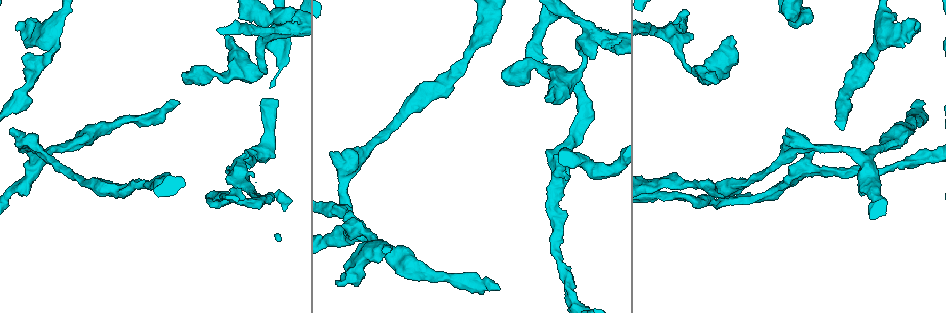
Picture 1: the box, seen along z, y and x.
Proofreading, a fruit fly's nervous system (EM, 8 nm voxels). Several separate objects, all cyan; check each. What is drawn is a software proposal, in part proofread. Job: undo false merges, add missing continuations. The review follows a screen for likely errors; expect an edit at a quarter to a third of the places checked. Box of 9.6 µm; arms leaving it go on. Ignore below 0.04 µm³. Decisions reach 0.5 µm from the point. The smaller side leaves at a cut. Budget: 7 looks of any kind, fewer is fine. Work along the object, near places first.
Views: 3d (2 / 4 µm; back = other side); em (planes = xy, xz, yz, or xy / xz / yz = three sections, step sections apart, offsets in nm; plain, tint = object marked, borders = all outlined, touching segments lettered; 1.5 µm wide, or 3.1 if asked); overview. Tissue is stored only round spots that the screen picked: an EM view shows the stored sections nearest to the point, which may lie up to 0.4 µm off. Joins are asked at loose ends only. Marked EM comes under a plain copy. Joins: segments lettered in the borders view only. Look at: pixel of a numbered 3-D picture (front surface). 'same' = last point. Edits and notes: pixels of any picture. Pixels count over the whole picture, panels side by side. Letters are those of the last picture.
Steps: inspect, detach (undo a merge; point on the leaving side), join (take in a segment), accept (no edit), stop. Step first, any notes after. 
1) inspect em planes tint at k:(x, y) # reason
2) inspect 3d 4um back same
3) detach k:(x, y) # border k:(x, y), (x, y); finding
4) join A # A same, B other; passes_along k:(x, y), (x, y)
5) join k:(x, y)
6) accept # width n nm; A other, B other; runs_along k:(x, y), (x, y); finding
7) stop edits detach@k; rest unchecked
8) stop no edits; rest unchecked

inspect 3d 4um at 1:(891, 168) # thin neck

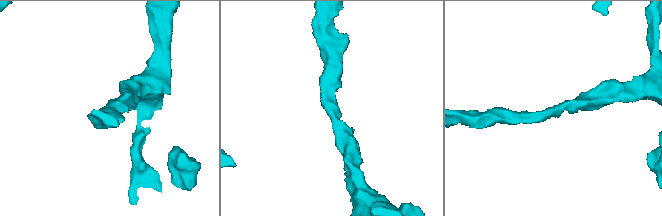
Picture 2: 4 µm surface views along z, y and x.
inspect em xy step 4 borders at 2:(555, 109)

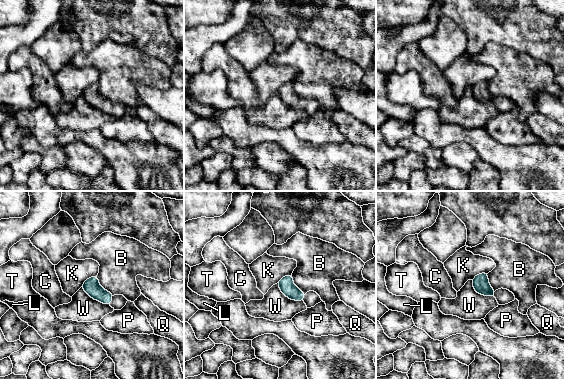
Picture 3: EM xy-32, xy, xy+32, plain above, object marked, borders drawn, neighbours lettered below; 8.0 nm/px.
accept # B other, C other, K other, L other, P other, Q other, T other, W other; border 3:(277, 283), (289, 298), (302, 300); one cell here

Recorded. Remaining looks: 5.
inspect em planes borders at 1:(923, 102) # end of a long branch

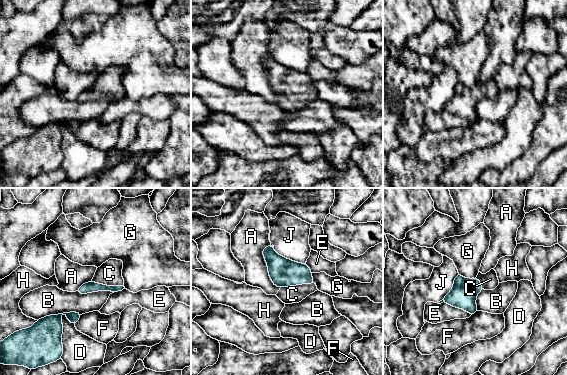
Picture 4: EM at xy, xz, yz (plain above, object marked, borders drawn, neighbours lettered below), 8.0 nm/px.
join C # A other, B other, C same, D other, E other, F other, G other, H other, J other; passes_along 4:(283, 272), (297, 284), (292, 294); it goes on there

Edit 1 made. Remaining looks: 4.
inspect em planes borders at 1:(593, 57) # branch stops here

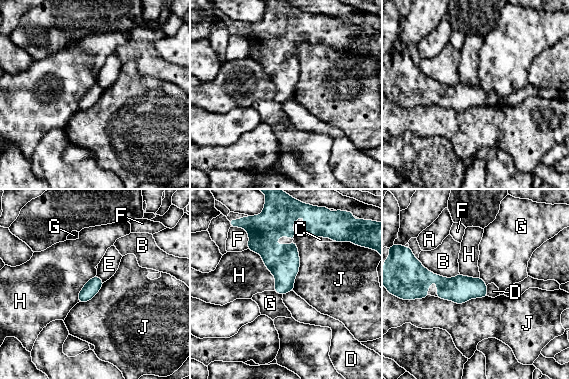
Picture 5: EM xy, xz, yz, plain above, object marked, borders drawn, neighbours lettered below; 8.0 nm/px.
accept # width 120 nm; A other, B other, C other, D other, E other, F other, G other, H other, J other; border 5:(294, 237), (299, 270), (292, 290); no lettered segment goes on from it

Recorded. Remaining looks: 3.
stop edits join@4; rest unchecked

